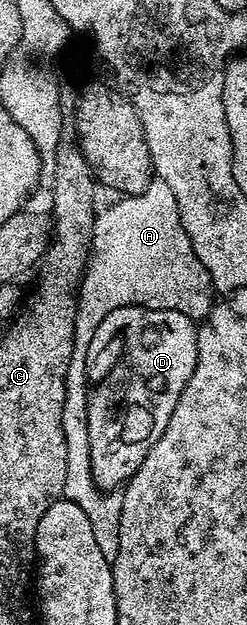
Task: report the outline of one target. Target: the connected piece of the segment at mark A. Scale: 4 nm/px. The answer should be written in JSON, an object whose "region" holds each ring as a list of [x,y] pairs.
{"region":[[[161,183],[158,190],[160,196],[145,194],[142,196],[124,196],[117,204],[108,208],[108,221],[103,221],[98,235],[94,240],[94,255],[90,267],[78,284],[78,303],[76,306],[76,321],[72,335],[72,353],[68,359],[68,369],[64,378],[64,405],[62,410],[62,430],[64,437],[70,442],[83,441],[88,430],[88,343],[94,338],[94,330],[116,308],[126,308],[133,303],[132,292],[148,310],[163,310],[169,308],[175,312],[186,314],[194,322],[203,321],[212,311],[214,285],[206,266],[200,264],[198,254],[194,254],[194,246],[186,234],[180,221],[178,202],[174,198],[174,190]]]}

